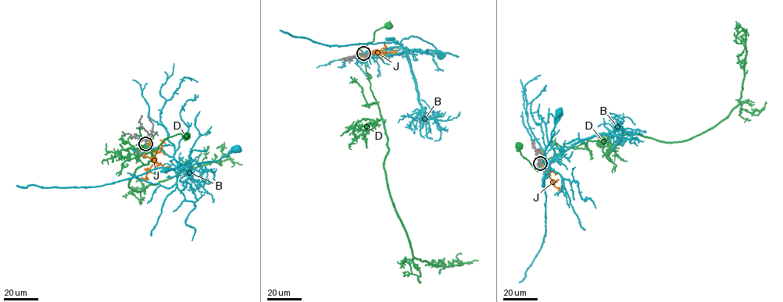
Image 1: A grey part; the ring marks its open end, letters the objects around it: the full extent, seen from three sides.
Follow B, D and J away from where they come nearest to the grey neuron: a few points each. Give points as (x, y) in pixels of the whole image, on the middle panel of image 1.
B: (363, 53), (369, 51), (377, 53), (389, 47), (401, 46), (404, 38), (414, 36), (432, 44), (440, 55)
D: (363, 53), (360, 48), (372, 41), (374, 31), (388, 26)
J: (363, 53), (377, 49), (384, 56), (380, 55)

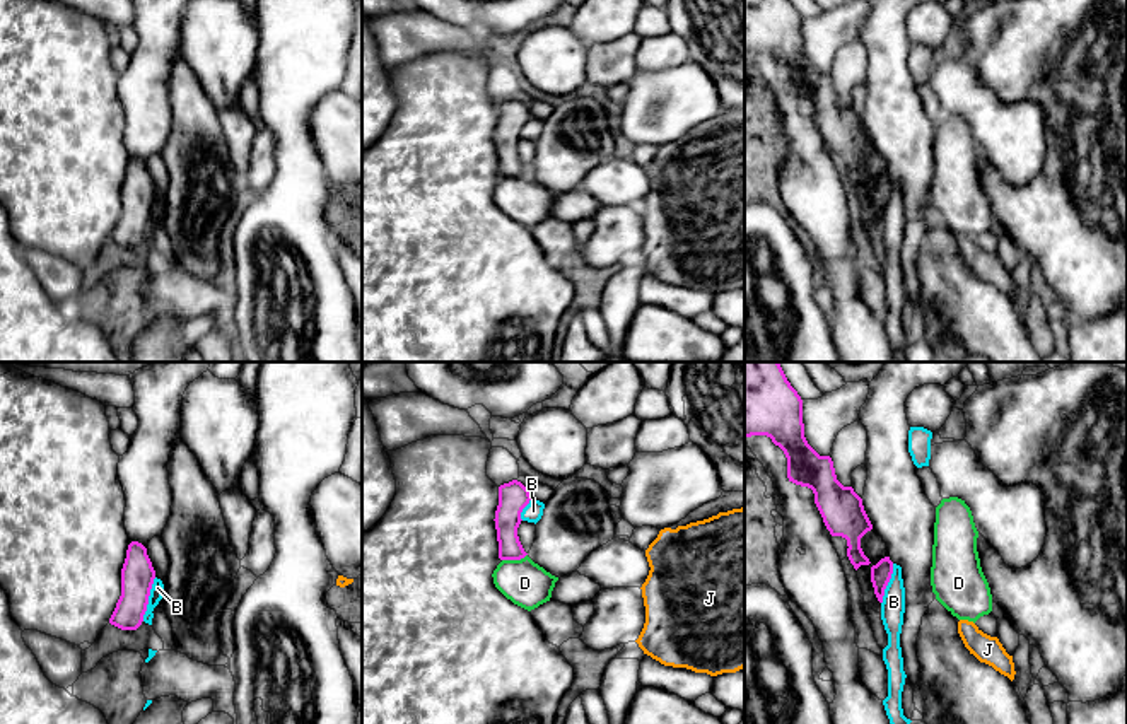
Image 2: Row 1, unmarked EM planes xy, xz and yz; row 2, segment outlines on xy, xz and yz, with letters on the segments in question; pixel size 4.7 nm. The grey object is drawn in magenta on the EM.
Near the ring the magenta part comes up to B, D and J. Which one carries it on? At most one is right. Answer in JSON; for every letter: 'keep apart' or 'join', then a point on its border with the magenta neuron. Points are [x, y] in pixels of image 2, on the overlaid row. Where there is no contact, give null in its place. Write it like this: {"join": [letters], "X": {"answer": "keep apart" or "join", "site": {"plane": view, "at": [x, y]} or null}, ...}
{"join": ["J"], "B": {"answer": "keep apart", "site": {"plane": "xy", "at": [147, 600]}}, "D": {"answer": "keep apart", "site": {"plane": "xz", "at": [514, 559]}}, "J": {"answer": "join", "site": null}}

